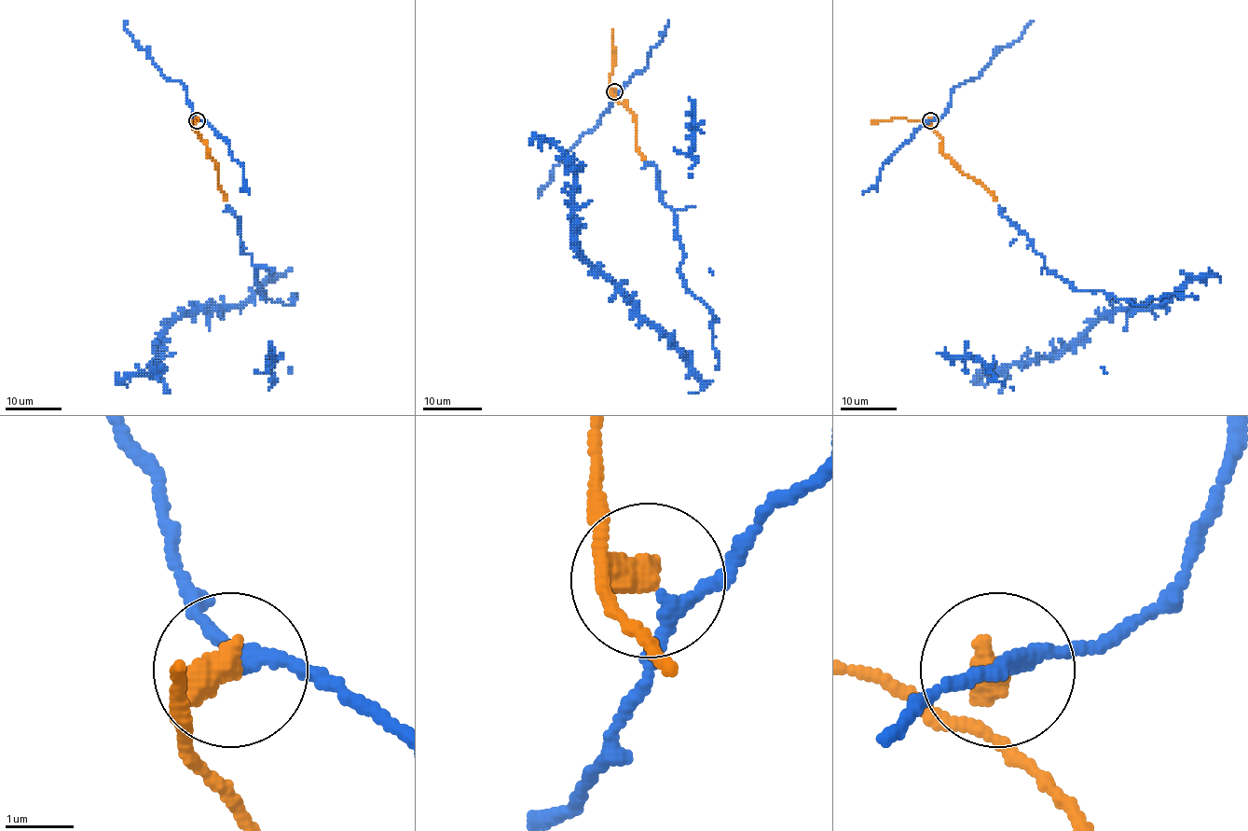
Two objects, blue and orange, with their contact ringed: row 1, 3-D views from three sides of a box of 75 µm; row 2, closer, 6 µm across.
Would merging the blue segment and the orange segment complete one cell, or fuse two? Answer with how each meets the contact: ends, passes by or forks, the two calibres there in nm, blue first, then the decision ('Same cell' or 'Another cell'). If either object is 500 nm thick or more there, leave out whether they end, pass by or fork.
At the ring blue passes by. At the ring orange ends. Thickness 170 nm (blue) against 440 nm. Same cell

